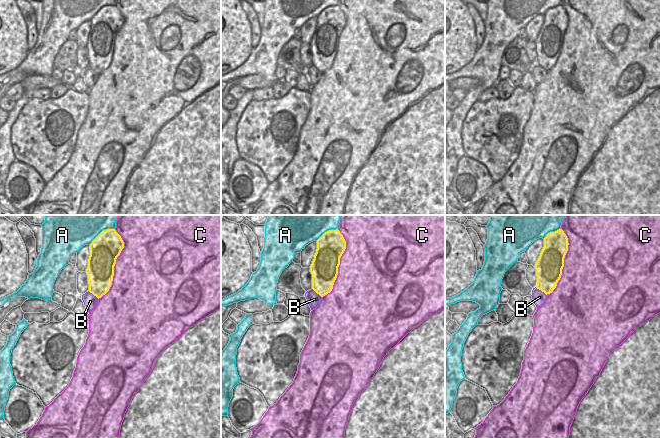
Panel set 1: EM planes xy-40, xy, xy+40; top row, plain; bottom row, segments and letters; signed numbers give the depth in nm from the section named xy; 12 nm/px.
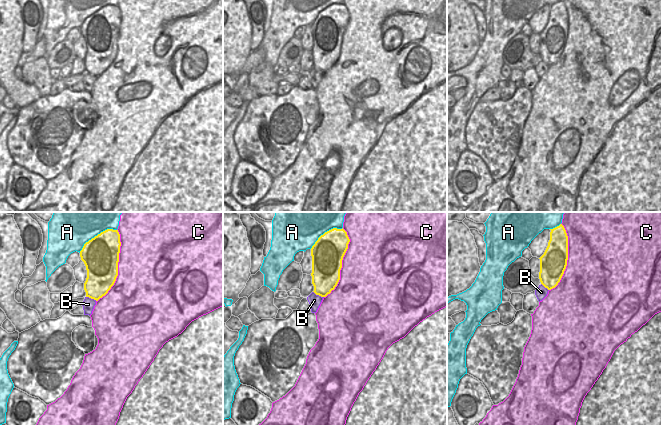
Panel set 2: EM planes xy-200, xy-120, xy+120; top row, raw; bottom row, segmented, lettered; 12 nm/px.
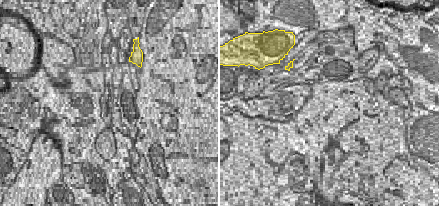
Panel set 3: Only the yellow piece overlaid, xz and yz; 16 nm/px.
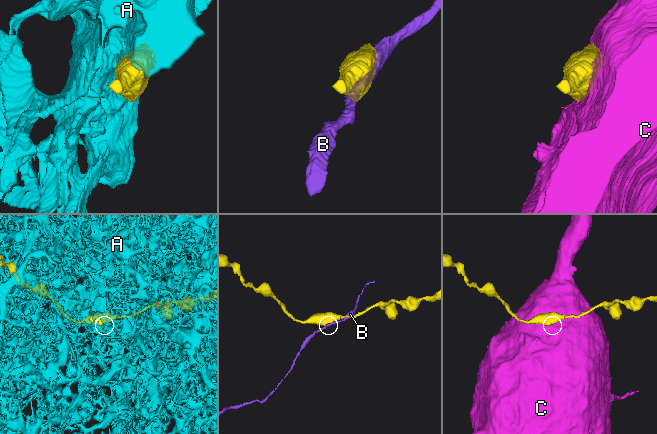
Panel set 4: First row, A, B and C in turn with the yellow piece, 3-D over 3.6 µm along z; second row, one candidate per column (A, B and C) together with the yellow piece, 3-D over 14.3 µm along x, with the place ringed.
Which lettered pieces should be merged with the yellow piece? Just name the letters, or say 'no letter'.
no letter

